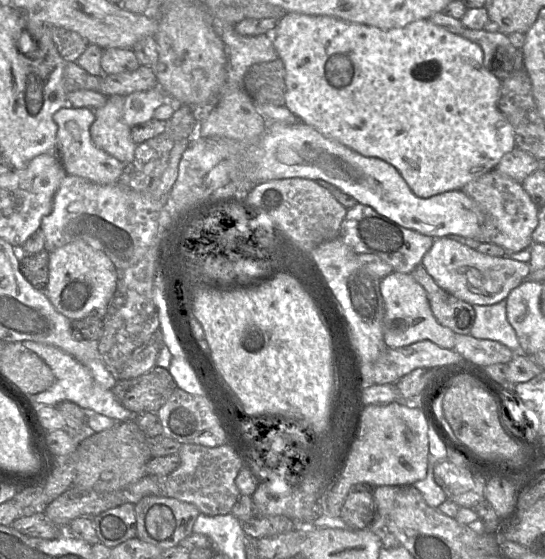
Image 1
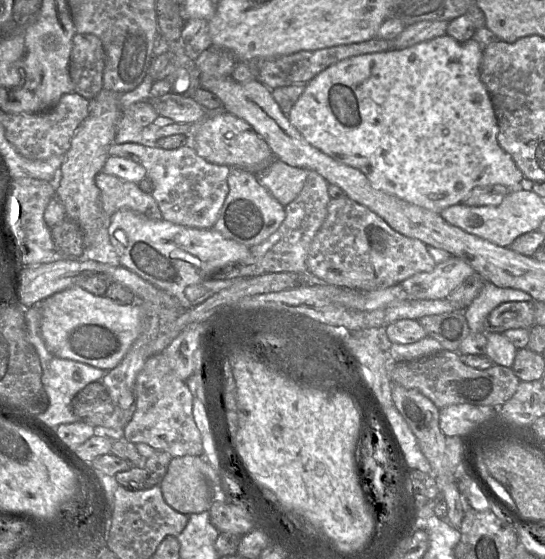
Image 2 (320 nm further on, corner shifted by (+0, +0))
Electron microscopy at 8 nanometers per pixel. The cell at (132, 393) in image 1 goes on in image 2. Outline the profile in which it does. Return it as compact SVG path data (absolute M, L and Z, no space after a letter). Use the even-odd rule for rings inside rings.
M101 381L89 383L73 398L72 412L81 420L89 423L101 432L101 421L104 415L114 410L109 394Z

